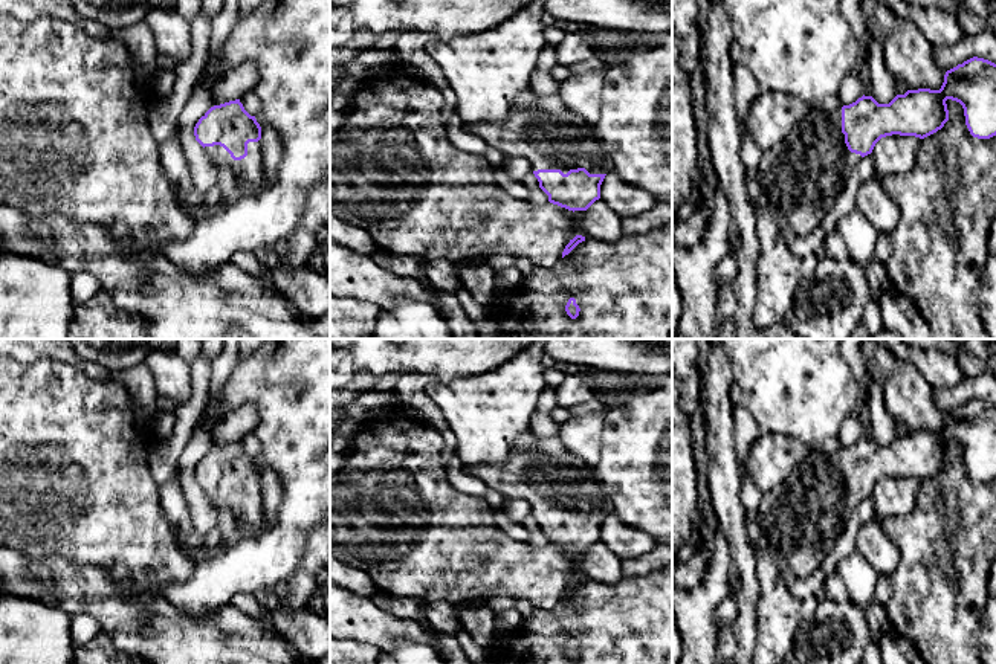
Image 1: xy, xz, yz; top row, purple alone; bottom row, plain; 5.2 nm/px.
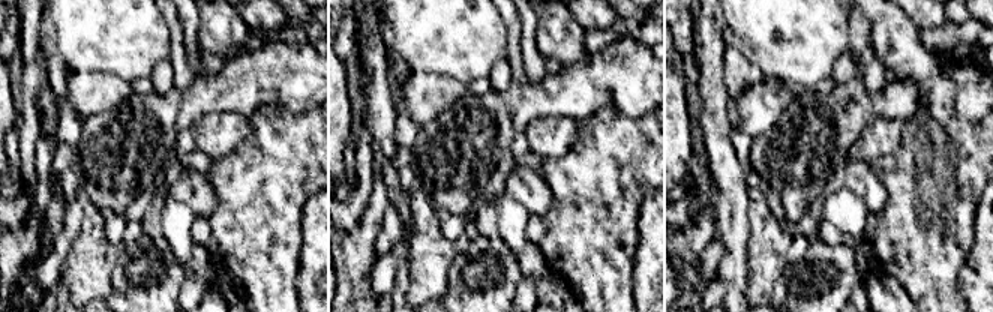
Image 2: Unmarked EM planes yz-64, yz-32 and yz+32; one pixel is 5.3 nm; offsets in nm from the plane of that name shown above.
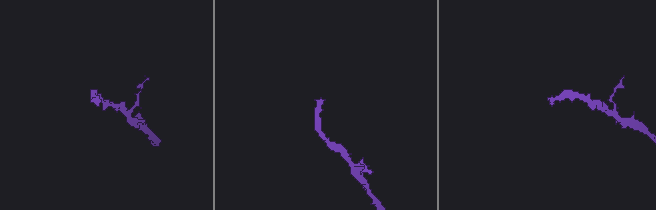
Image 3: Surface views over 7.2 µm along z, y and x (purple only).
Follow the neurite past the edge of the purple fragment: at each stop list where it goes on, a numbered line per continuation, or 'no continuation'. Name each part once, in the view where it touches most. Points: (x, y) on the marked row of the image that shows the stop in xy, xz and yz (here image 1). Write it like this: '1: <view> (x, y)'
1: xz (541, 128)

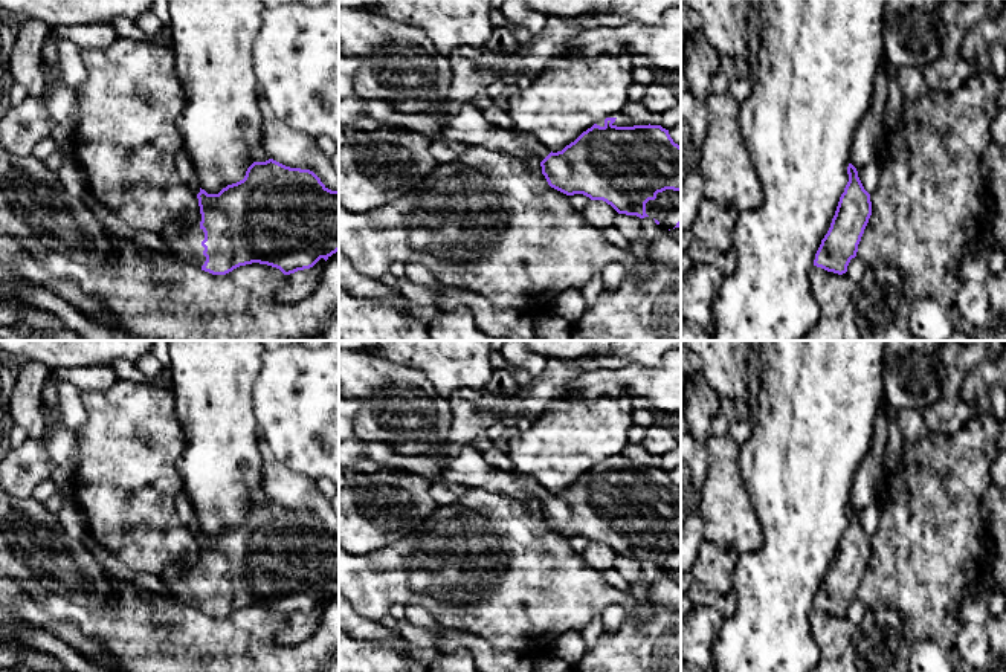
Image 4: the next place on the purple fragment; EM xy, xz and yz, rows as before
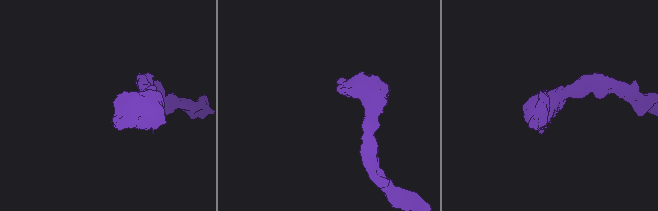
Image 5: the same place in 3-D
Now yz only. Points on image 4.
no continuation

